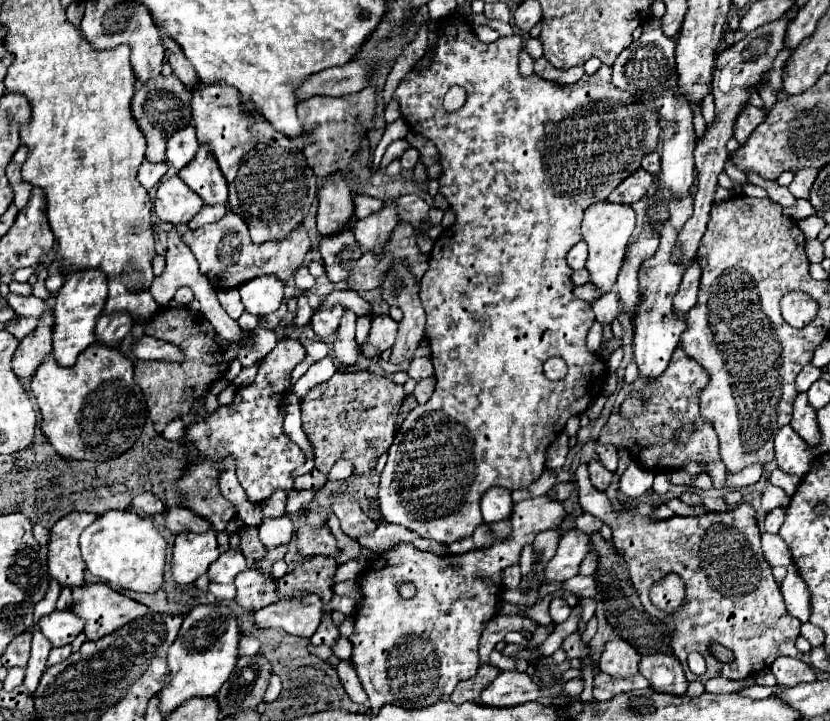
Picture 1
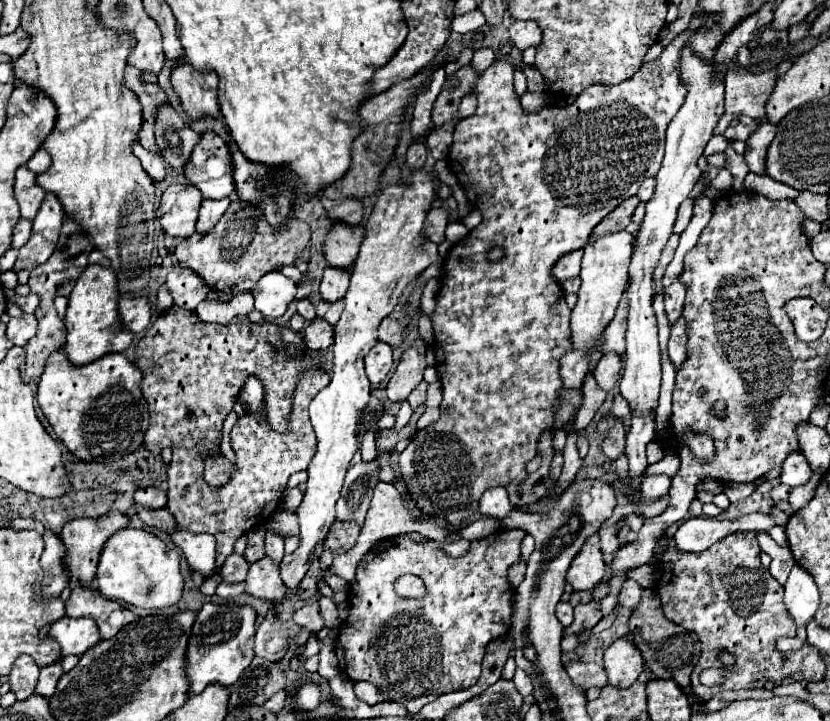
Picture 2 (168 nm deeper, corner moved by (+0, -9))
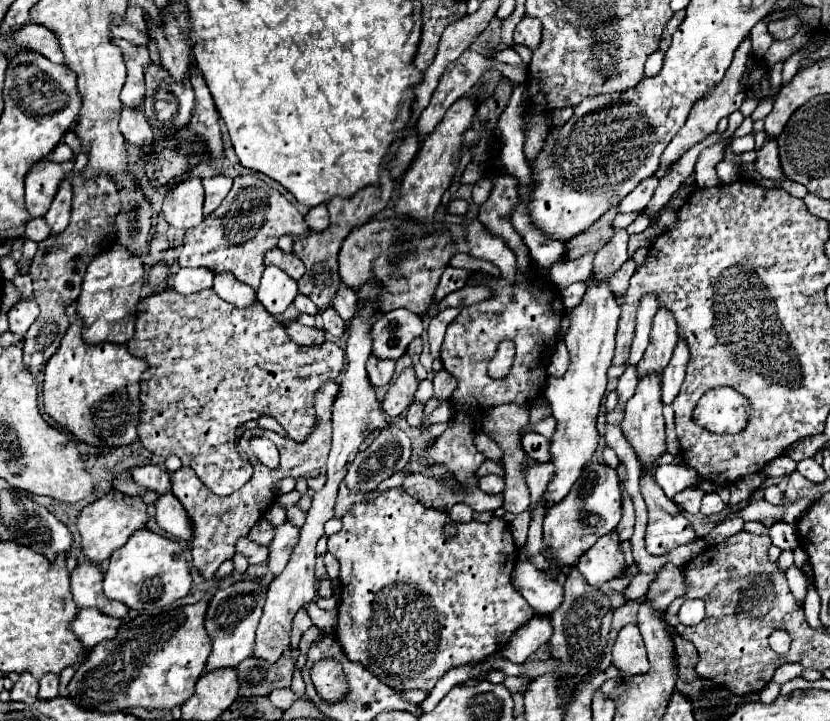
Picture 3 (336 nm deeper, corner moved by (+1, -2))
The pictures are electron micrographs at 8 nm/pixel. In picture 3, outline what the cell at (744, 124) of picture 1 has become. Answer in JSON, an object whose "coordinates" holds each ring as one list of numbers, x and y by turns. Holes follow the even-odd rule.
{"coordinates":[[765,140,765,144,757,150,757,158,755,158,755,170,763,176,763,178,771,178,771,180,785,180,781,166,779,166,779,152,777,152,777,142,775,140]]}

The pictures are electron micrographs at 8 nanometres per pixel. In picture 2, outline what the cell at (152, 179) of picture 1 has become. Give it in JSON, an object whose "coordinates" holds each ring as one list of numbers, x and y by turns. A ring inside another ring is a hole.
{"coordinates":[[134,141,132,143,132,153,142,161,142,167,144,167,144,171,154,179,154,181,160,181,160,179,164,179,164,175,166,175,166,169,164,169,164,163,162,163,162,159,156,155,156,153,152,153,152,151,146,151,138,141]]}

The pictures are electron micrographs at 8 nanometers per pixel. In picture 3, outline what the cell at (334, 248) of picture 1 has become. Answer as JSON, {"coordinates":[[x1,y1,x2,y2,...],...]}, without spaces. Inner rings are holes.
{"coordinates":[[341,284,341,288,337,288,335,296,333,296,333,308,339,312,339,316,343,320,349,320,353,314,355,314,355,302,357,302,357,296,353,292,353,288]]}

